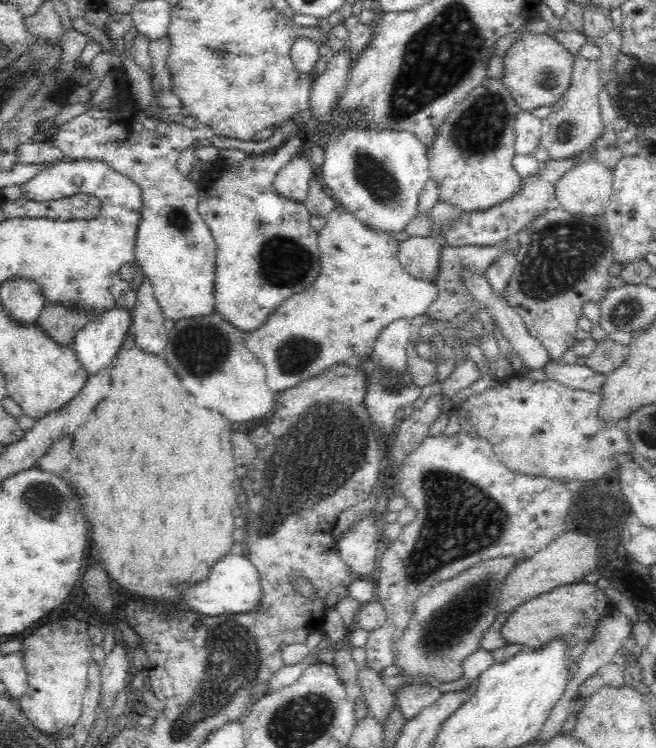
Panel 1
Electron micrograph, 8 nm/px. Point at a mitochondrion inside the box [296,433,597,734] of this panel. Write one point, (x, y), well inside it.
(460, 520)

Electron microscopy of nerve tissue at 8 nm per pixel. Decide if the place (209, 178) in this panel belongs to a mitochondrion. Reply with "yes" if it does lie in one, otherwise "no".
no

